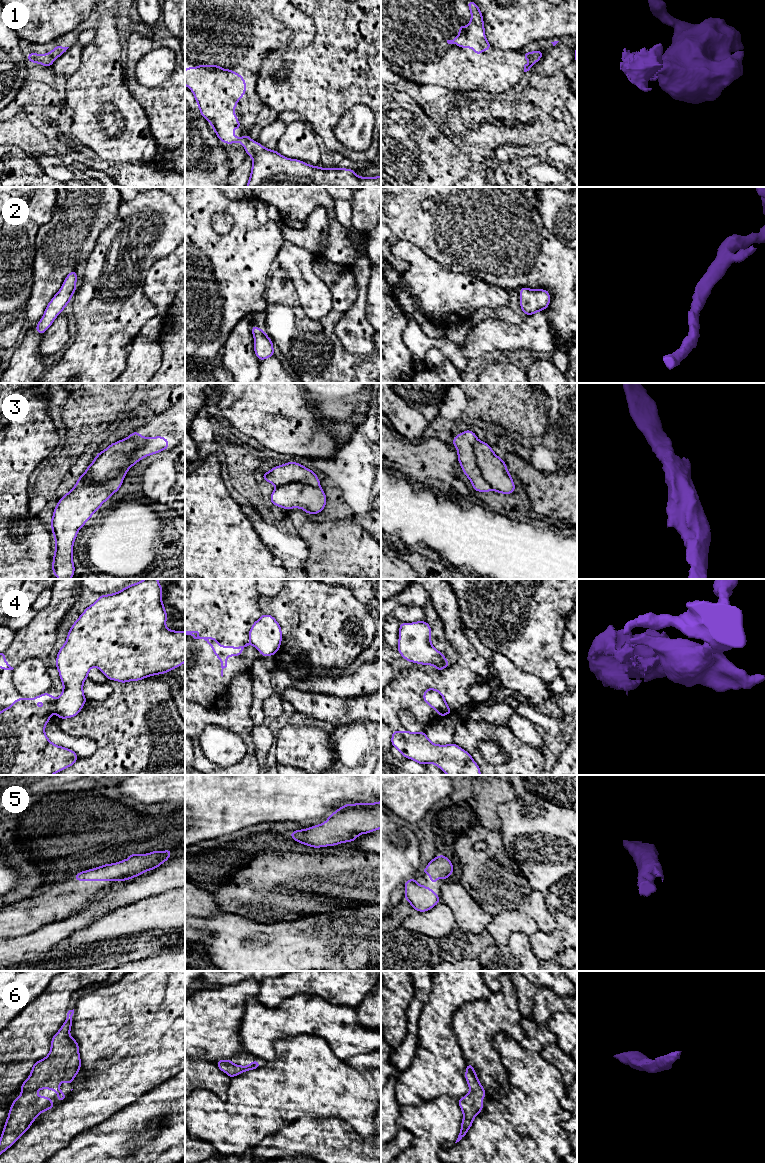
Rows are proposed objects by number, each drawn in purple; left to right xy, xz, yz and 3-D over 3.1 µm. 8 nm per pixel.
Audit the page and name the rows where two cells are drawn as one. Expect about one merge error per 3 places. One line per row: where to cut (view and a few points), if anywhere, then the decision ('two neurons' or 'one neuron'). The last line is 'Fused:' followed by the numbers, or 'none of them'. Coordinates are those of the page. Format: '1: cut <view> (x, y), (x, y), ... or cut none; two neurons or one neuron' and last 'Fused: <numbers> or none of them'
1: cut none; one neuron
2: cut none; one neuron
3: cut xy (126, 470), (102, 482), (88, 482), (84, 478); two neurons
4: cut xy (56, 700), (54, 711); two neurons
5: cut none; one neuron
6: cut none; one neuron
Fused: 3, 4

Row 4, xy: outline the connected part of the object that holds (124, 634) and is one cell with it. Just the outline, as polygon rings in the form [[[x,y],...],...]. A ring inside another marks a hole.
[[[158,579],[141,580],[116,593],[100,595],[73,623],[66,642],[58,651],[55,665],[63,684],[63,691],[54,704],[55,713],[60,720],[75,717],[87,702],[83,684],[92,667],[97,667],[107,679],[124,684],[153,675],[165,674],[185,662],[185,632],[166,628],[168,615],[162,602],[162,591],[163,587]]]

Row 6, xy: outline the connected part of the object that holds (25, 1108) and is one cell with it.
[[[74,1009],[68,1011],[66,1021],[63,1023],[60,1030],[54,1034],[51,1040],[49,1054],[44,1059],[32,1065],[32,1071],[29,1077],[21,1085],[20,1092],[22,1094],[13,1100],[0,1137],[0,1155],[11,1147],[30,1128],[34,1120],[43,1111],[50,1110],[55,1106],[51,1098],[47,1096],[39,1097],[36,1093],[37,1090],[50,1089],[57,1093],[57,1099],[60,1102],[66,1099],[65,1092],[59,1090],[60,1083],[65,1081],[68,1084],[72,1084],[77,1073],[81,1070],[79,1045],[69,1034],[72,1027],[73,1014]]]

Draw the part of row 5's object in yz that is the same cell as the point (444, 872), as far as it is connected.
[[[442,854],[429,861],[428,866],[422,869],[421,873],[427,873],[430,881],[435,885],[438,878],[446,880],[453,872],[453,863]]]

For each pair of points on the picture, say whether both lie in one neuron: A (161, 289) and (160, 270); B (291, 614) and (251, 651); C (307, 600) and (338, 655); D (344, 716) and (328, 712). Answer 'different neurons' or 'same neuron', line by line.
A: same neuron
B: different neurons
C: same neuron
D: same neuron

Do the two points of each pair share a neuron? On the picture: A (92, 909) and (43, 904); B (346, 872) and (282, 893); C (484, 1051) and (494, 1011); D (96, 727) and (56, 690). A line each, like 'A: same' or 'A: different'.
A: different
B: same
C: same
D: different

